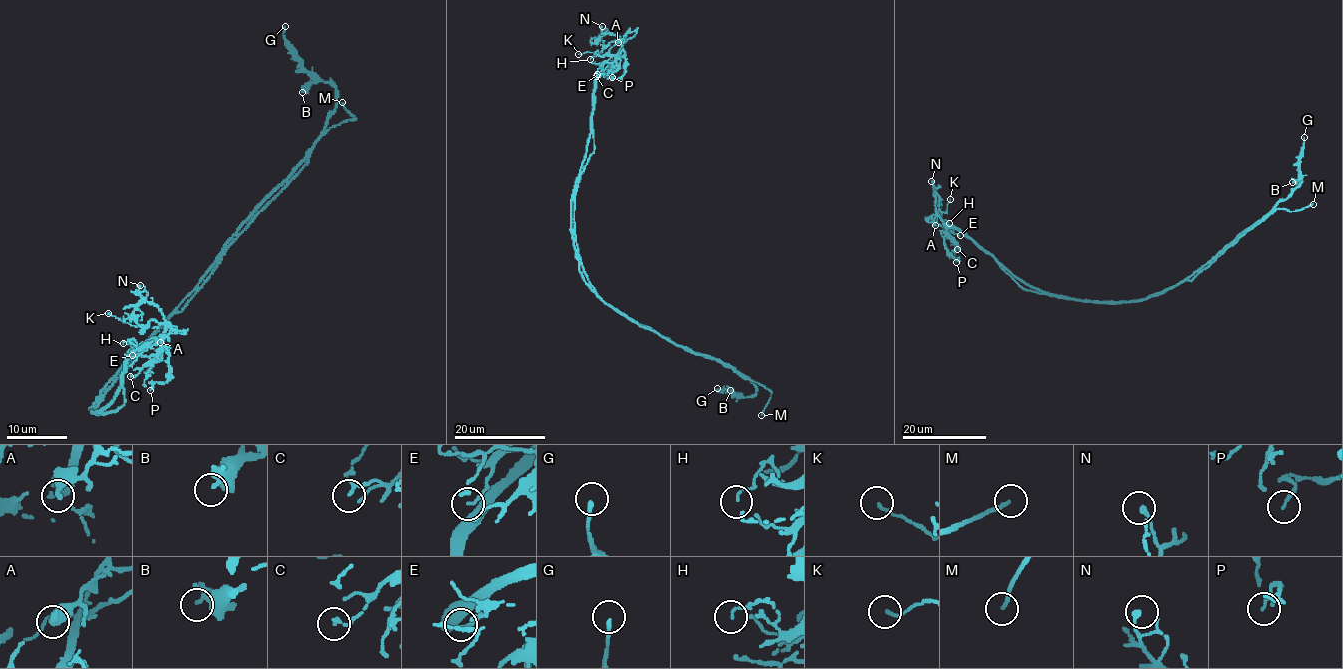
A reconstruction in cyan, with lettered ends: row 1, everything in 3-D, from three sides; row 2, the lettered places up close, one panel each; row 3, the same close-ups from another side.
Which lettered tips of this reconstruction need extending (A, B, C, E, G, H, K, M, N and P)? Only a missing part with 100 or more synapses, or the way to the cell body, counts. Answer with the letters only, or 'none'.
M

